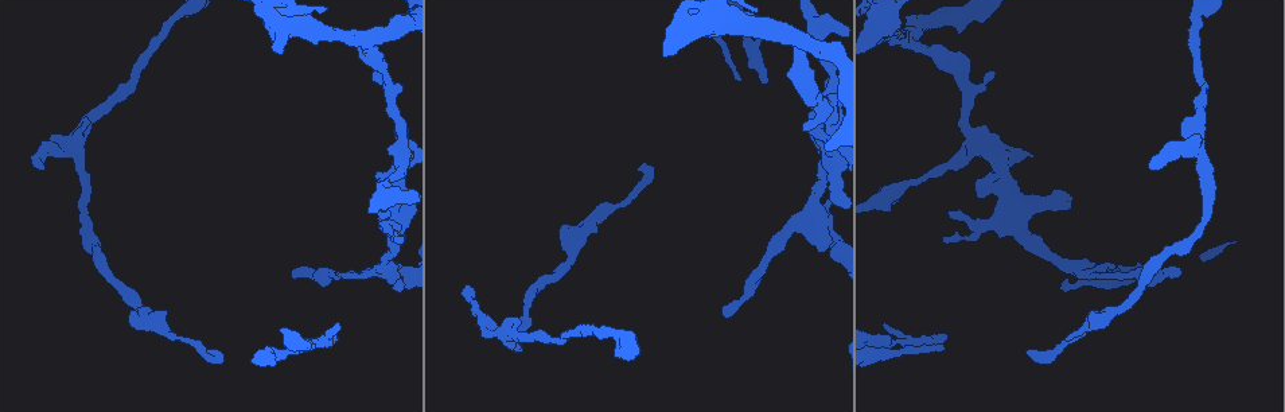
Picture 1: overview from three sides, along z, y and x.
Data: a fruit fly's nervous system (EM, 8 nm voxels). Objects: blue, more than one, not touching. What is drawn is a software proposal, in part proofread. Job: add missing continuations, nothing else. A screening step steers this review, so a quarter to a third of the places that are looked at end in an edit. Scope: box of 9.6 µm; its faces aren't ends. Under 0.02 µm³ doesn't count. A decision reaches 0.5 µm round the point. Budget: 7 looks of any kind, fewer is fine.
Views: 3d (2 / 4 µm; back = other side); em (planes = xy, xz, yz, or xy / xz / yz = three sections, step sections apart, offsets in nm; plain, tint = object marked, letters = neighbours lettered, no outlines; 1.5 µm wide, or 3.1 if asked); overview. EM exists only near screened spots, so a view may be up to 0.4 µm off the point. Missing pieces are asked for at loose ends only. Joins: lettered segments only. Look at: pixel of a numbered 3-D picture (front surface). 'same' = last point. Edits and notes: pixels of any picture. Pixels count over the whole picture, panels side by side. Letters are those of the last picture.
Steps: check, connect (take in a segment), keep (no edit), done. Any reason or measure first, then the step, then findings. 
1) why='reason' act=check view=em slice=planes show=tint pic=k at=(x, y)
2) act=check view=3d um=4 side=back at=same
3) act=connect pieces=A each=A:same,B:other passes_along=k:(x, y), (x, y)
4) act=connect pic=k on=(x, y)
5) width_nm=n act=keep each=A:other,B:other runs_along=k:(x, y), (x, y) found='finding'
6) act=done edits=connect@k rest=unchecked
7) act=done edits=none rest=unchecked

why='branch stops here' act=check view=em slice=planes show=plain pic=1 at=(885, 323)

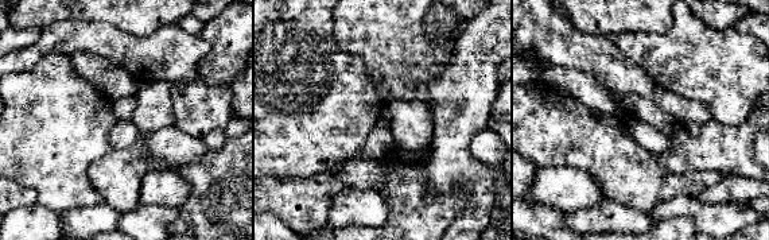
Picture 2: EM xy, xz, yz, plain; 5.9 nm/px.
why='where the object lies' act=check view=em slice=planes show=tint at=same

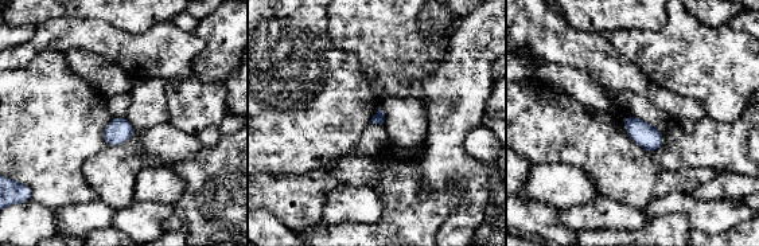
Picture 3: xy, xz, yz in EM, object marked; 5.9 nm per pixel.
act=check view=em slice=planes show=letters at=same

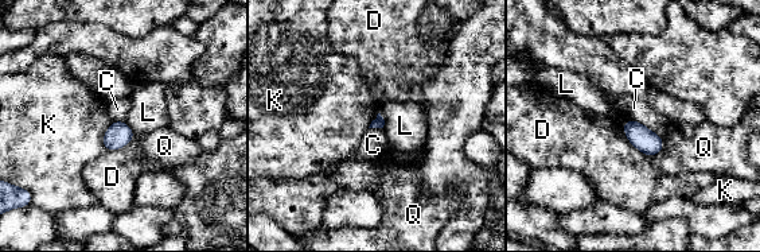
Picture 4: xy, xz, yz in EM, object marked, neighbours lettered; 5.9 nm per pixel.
act=keep each=C:other,D:other,K:other,L:other,Q:other border=4:(628, 117), (644, 124), (661, 138) found='no lettered segment goes on from it'

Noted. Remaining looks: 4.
why='branch stops here' act=check view=em slice=xz step=8 show=letters pic=1 at=(993, 73)

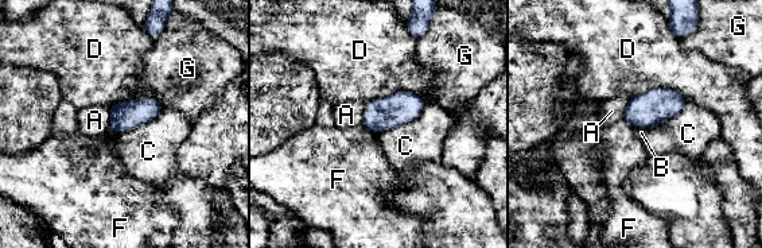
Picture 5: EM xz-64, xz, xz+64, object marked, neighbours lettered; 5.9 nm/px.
act=keep each=A:other,B:other,C:other,D:other,F:other,G:other found='none of them fits'

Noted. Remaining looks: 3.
why='branch stops here' act=check view=3d um=4 pic=1 at=(1154, 169)

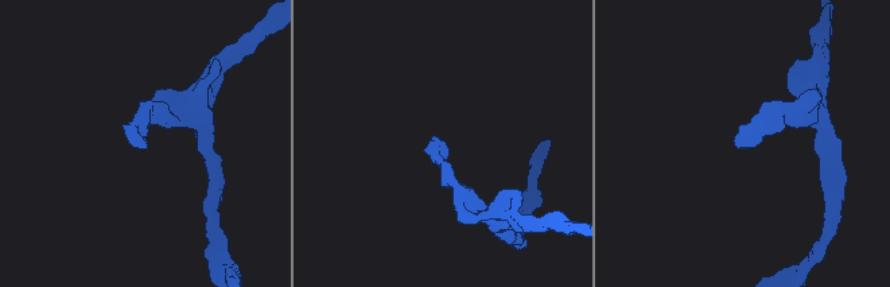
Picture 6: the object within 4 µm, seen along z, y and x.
why='shape alone is not enough' act=check view=em slice=xz step=8 show=letters pic=6 at=(146, 147)

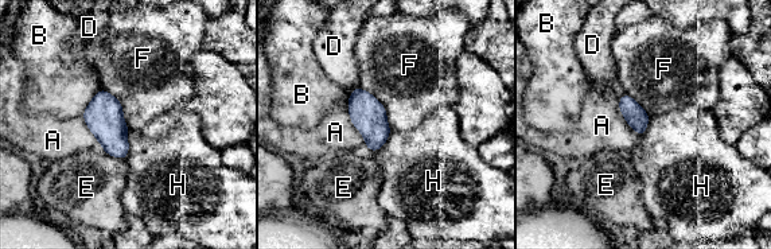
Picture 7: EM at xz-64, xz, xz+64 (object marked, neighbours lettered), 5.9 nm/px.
why='another direction' act=check view=em slice=planes show=letters at=same

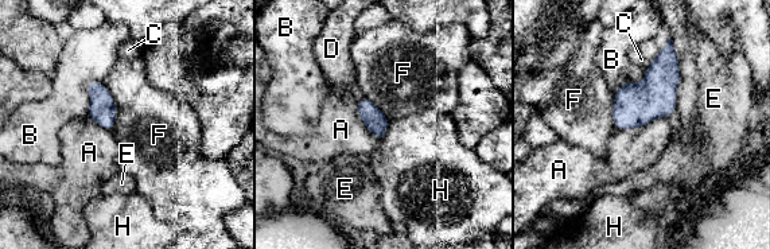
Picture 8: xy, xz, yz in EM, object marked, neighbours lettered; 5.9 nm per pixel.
act=keep each=A:other,B:other,C:other,D:other,E:other,F:other,H:other border=8:(389, 121), (381, 140) found='no lettered segment goes on from it'

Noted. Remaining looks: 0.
act=done edits=none rest=unchecked

